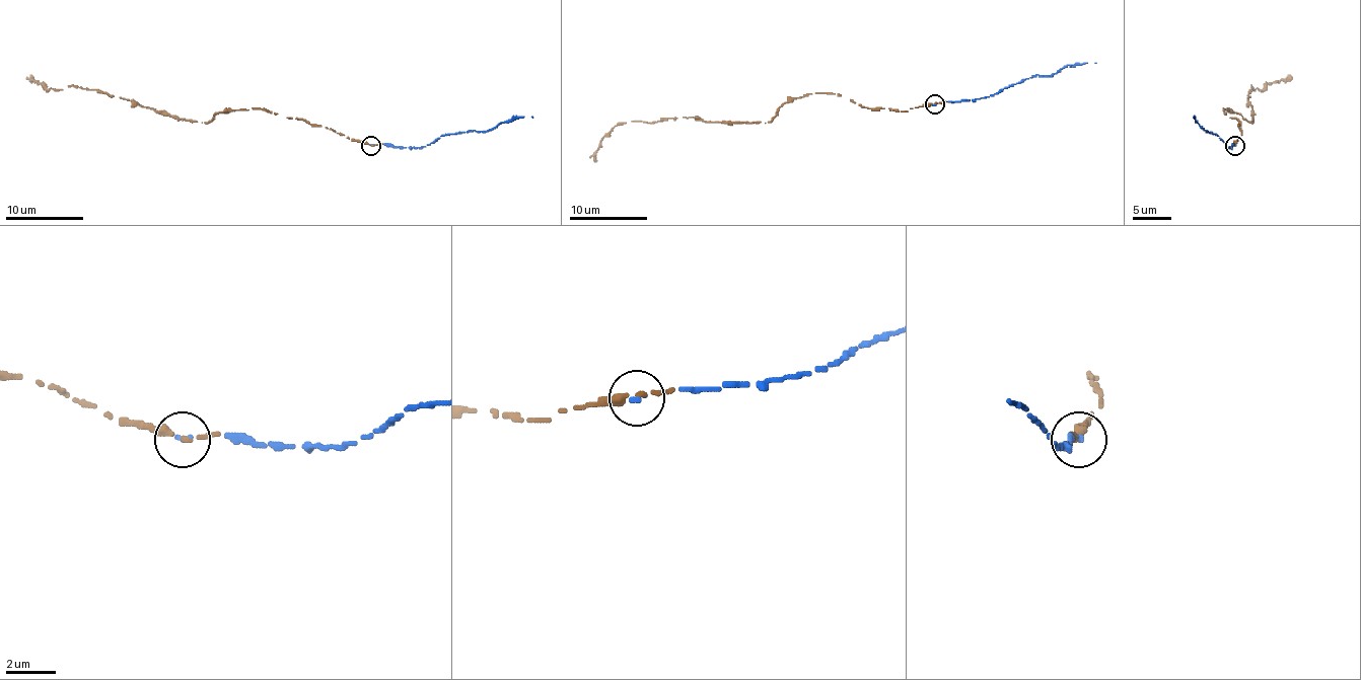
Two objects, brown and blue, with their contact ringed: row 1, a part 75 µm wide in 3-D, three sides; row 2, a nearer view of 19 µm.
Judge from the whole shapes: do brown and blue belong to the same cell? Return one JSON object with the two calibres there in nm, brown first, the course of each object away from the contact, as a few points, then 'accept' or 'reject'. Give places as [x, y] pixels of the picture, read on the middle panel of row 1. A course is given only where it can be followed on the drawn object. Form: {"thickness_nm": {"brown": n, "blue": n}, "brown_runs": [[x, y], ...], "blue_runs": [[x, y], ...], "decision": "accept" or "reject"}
{"thickness_nm": {"brown": 180, "blue": 160}, "brown_runs": [[935, 103], [896, 111], [814, 92], [790, 98], [765, 123], [693, 118], [618, 123], [601, 139], [594, 162]], "blue_runs": [[935, 103], [985, 98], [1029, 77], [1053, 75], [1068, 65], [1095, 63]], "decision": "accept"}

